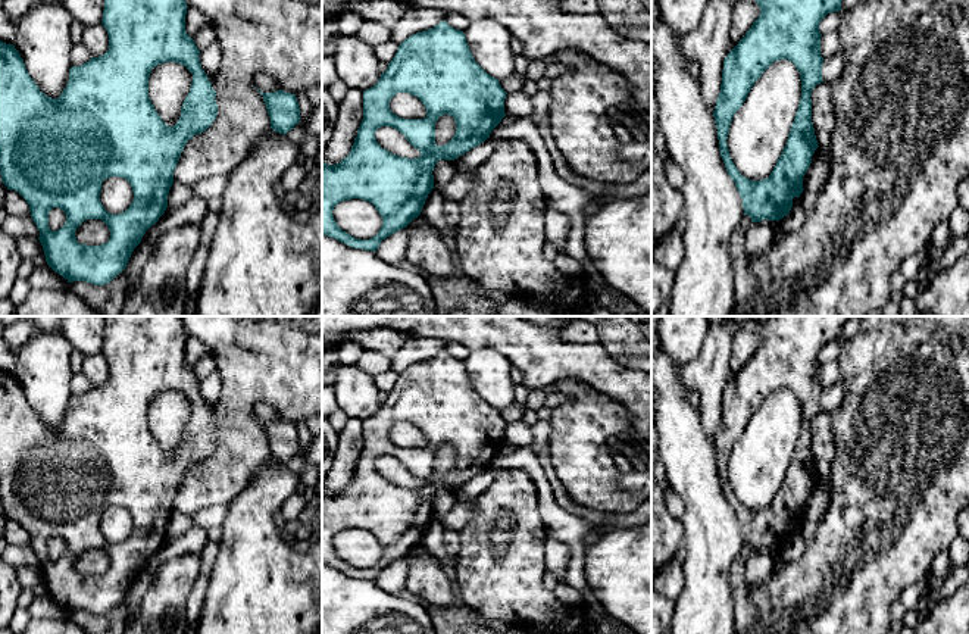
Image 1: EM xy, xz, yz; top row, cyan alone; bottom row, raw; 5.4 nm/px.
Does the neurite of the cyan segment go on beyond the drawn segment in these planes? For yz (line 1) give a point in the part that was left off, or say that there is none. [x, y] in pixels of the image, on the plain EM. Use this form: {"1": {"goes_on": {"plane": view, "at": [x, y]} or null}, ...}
{"1": {"goes_on": null}}

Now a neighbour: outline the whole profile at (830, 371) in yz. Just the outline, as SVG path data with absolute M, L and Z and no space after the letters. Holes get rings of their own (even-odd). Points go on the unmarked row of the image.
M829 360L820 366L820 384L823 388L841 381L841 368L837 360Z

